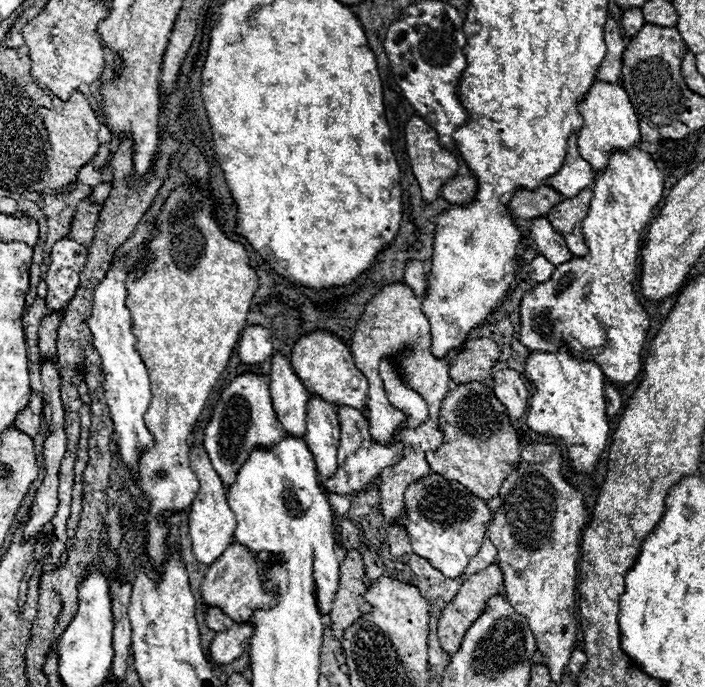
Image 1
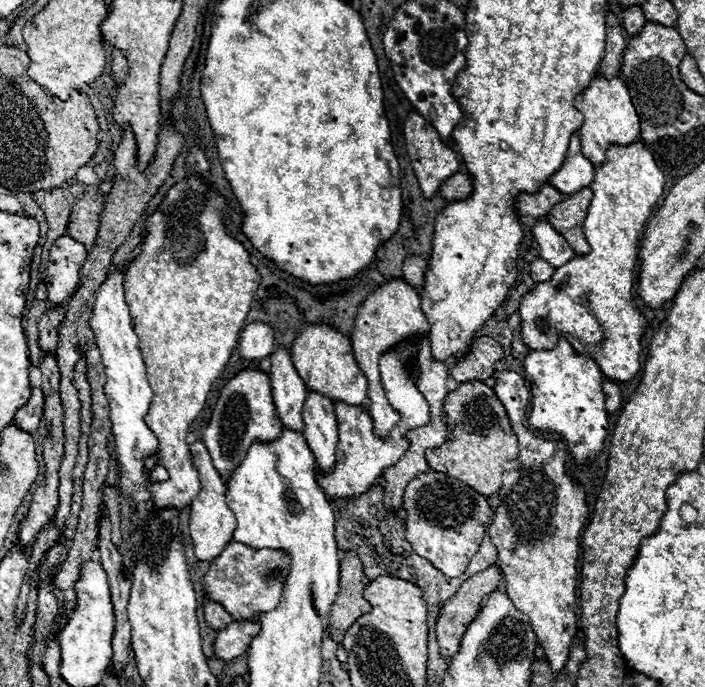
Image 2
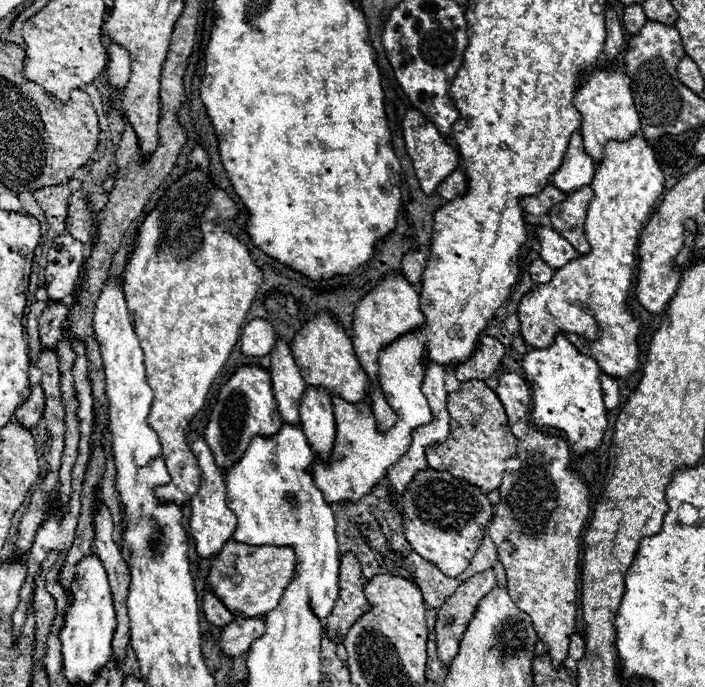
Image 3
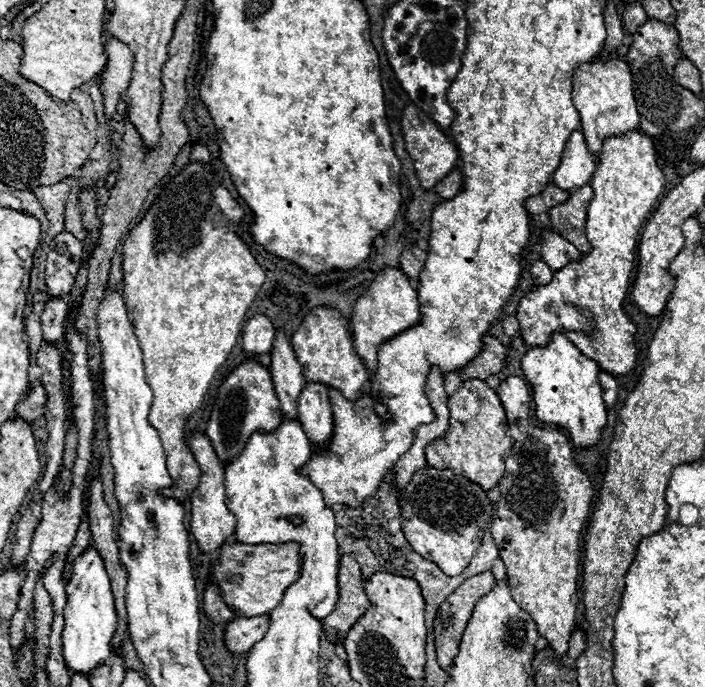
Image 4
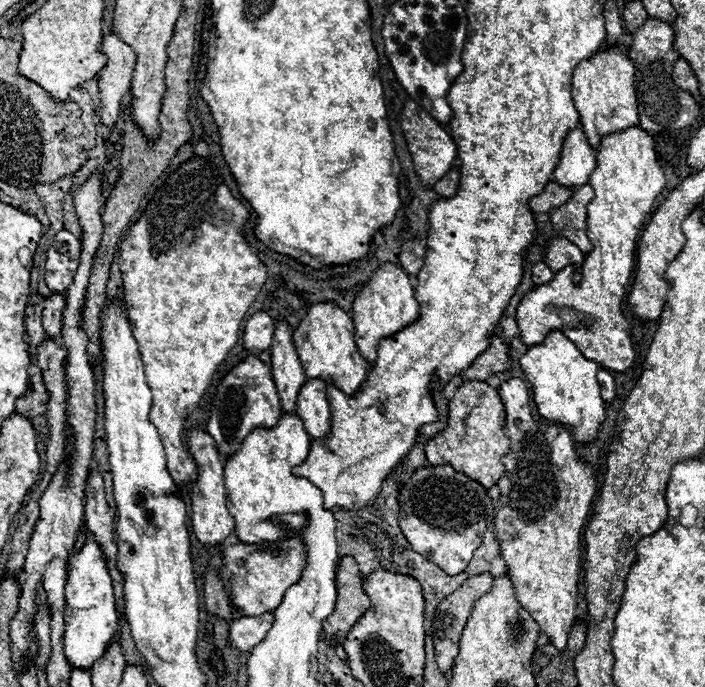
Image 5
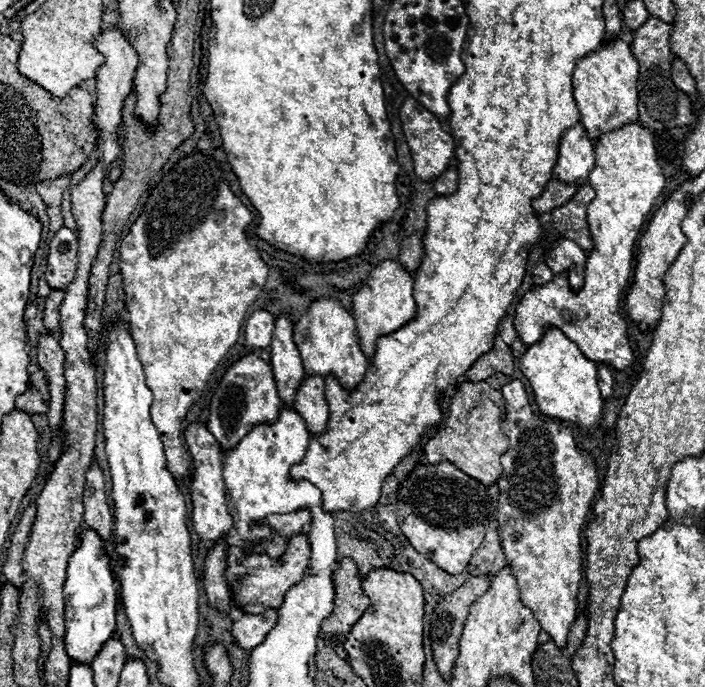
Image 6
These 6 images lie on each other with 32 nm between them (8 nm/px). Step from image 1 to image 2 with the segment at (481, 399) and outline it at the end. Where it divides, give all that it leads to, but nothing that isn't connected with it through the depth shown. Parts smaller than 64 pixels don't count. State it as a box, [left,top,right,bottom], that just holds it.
[426,380,518,498]

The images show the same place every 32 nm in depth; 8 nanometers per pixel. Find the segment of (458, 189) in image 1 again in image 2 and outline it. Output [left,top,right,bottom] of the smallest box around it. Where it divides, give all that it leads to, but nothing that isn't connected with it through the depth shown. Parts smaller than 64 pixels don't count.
[440,172,472,202]

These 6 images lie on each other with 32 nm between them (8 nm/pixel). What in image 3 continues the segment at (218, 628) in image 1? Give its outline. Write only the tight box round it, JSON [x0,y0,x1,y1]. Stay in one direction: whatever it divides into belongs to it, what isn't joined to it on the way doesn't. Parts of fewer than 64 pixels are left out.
[202,590,234,628]

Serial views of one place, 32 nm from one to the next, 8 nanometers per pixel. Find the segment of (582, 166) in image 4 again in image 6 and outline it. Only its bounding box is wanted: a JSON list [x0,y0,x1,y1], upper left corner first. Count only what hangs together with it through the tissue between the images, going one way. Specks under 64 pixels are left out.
[554,122,594,184]

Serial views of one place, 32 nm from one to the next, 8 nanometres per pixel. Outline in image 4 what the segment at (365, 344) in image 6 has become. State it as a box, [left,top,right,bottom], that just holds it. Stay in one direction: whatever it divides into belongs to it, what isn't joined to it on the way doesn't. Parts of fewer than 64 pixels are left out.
[352,266,420,372]

